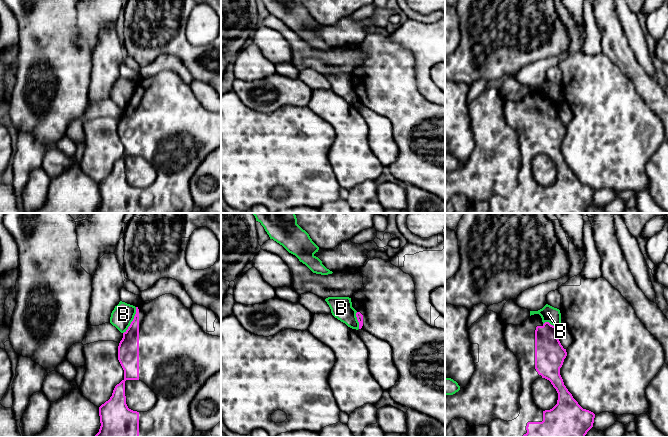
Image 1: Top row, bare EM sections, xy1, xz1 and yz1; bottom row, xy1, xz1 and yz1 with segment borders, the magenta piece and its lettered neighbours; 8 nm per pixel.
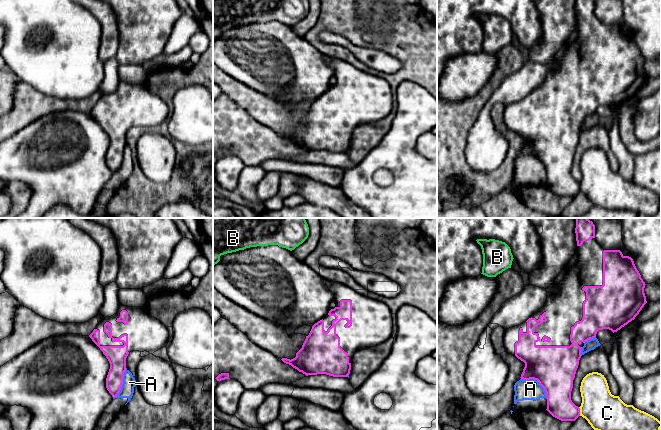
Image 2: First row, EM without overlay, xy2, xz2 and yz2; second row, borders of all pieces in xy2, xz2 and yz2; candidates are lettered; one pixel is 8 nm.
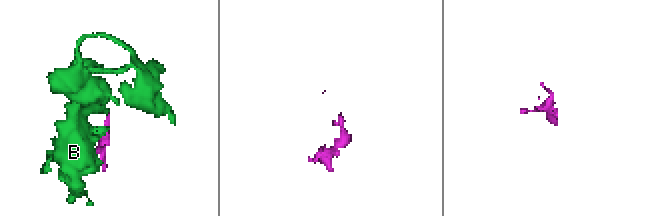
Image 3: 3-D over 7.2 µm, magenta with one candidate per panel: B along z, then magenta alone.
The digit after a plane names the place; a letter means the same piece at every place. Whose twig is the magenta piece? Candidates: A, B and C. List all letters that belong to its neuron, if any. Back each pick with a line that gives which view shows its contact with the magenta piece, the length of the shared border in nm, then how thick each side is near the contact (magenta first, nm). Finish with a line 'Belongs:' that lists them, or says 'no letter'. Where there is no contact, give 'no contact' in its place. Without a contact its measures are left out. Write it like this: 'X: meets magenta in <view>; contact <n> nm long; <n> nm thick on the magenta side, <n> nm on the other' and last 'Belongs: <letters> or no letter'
Belongs: no letter

